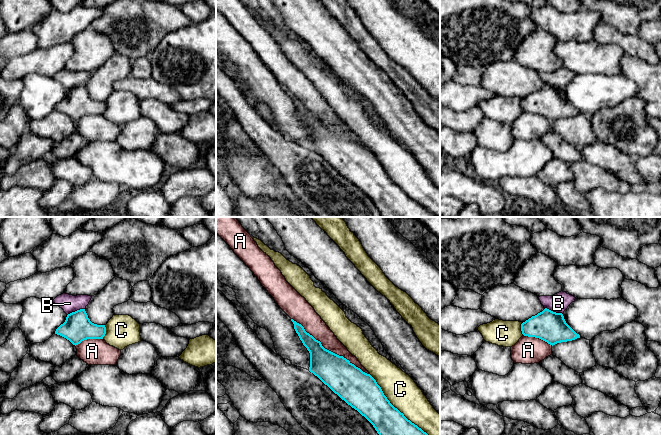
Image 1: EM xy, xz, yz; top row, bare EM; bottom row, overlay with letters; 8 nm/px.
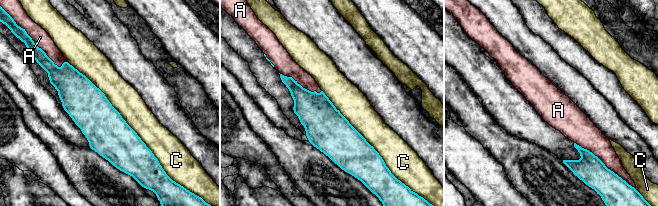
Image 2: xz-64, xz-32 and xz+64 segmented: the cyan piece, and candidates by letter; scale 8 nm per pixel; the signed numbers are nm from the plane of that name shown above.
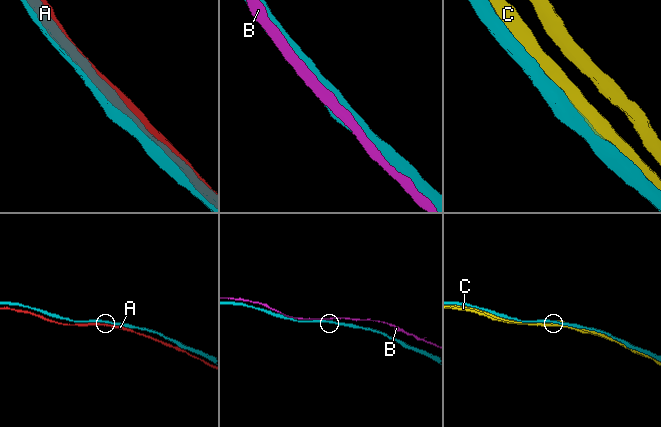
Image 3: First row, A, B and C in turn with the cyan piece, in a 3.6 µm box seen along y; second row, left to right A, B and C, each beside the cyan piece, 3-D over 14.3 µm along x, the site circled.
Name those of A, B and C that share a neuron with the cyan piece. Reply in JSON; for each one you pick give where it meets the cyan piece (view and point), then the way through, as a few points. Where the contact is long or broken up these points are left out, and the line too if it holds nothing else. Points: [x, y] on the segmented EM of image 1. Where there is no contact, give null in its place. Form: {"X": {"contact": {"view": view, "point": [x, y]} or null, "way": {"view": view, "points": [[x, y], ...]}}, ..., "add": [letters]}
{"A": {"contact": {"view": "xz", "point": [328, 350]}}, "add": ["A"]}

